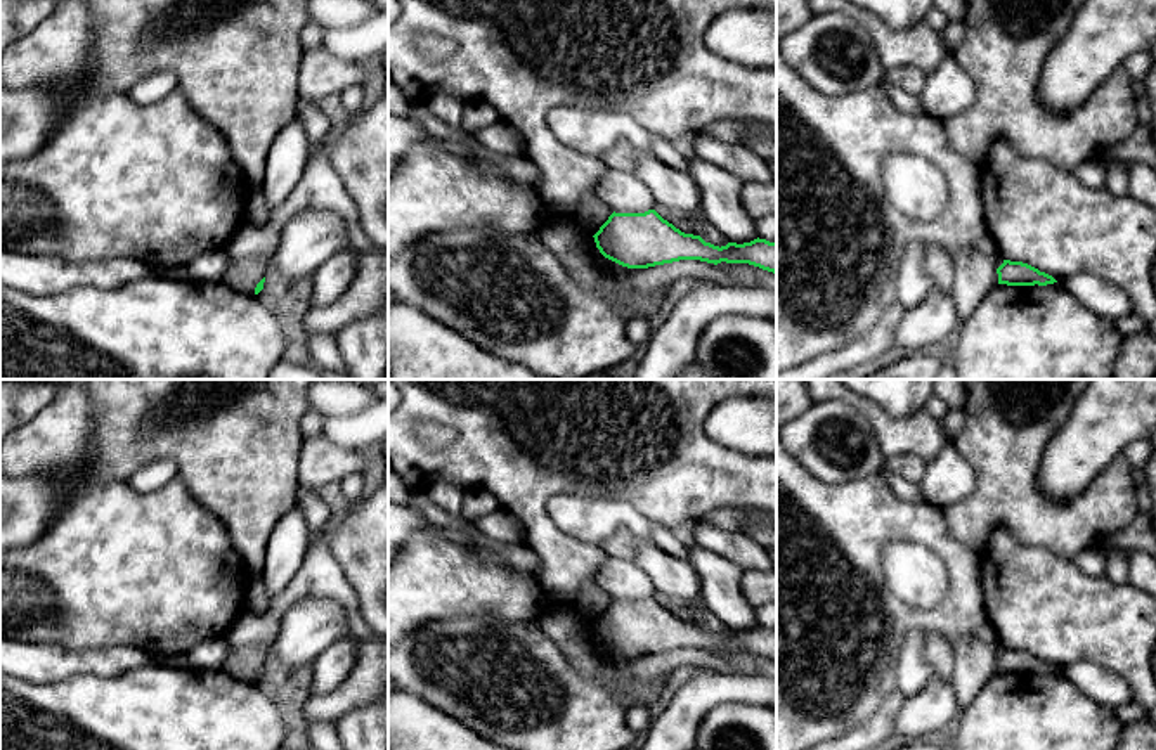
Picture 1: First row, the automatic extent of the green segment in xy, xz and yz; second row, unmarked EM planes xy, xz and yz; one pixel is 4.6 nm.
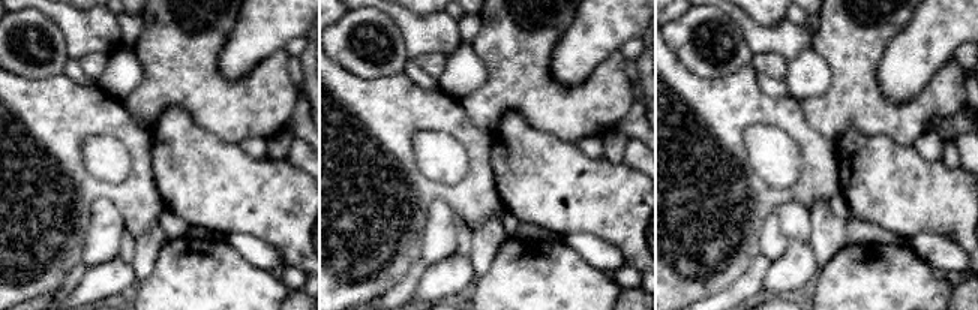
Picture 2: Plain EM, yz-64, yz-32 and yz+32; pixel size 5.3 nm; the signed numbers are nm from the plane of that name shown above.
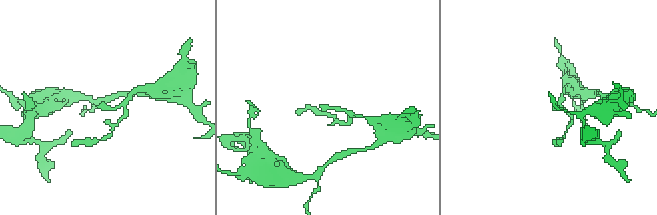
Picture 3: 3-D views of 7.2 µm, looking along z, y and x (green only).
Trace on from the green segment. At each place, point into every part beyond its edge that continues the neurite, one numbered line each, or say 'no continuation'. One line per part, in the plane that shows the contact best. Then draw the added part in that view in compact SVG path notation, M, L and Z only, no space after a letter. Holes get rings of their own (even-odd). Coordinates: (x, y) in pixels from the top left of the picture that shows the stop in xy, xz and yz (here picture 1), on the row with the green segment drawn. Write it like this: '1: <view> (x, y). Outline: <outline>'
no continuation

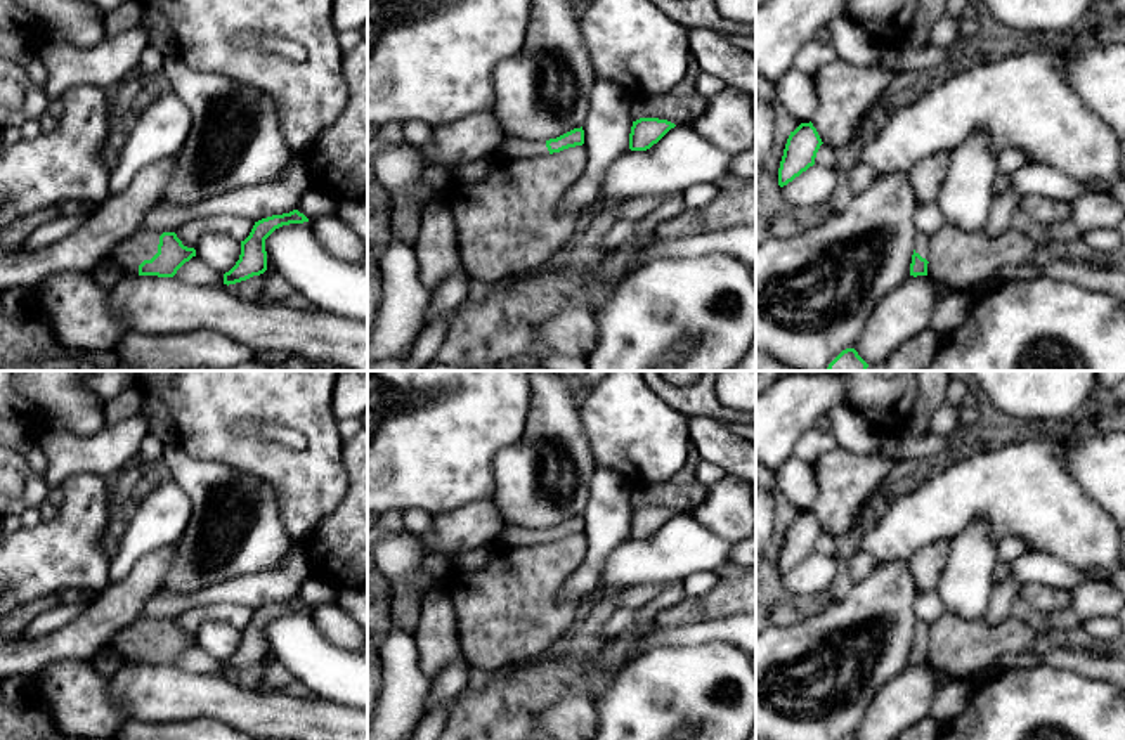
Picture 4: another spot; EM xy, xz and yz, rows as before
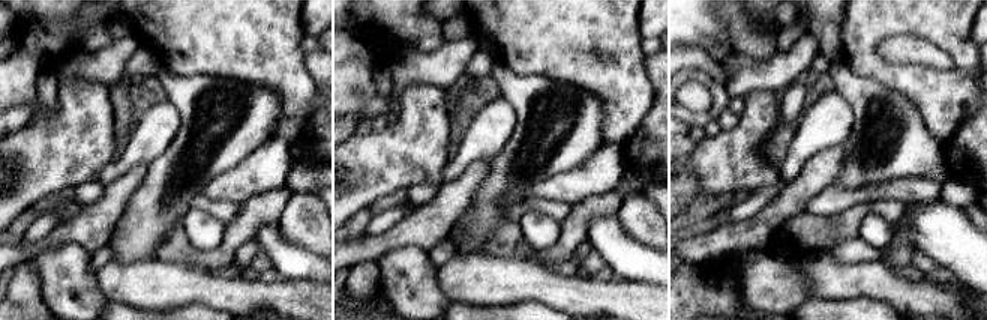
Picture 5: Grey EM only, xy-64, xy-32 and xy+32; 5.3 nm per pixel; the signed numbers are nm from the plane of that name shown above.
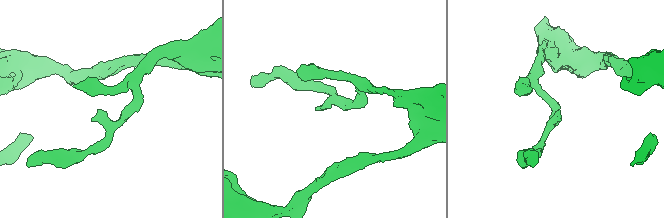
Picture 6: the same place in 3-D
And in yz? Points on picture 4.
1: yz (921, 245). Outline: M915 232L914 250L915 250L915 253L919 253L922 258L927 260L927 256L929 256L929 236L926 236L922 232Z

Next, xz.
1: xz (512, 148). Outline: M506 137L499 147L497 158L511 161L548 154L549 151L546 147L546 140L525 140L525 139Z

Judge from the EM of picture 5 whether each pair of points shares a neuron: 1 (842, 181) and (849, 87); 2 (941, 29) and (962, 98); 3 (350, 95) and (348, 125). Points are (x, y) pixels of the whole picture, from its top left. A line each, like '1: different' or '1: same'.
1: same
2: same
3: different

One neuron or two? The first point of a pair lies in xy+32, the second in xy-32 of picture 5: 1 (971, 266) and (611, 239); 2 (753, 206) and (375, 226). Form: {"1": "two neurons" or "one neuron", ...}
{"1": "one neuron", "2": "one neuron"}

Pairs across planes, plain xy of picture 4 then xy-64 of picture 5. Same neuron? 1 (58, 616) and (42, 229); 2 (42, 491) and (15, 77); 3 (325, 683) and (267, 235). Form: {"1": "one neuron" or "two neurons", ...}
{"1": "one neuron", "2": "one neuron", "3": "one neuron"}

